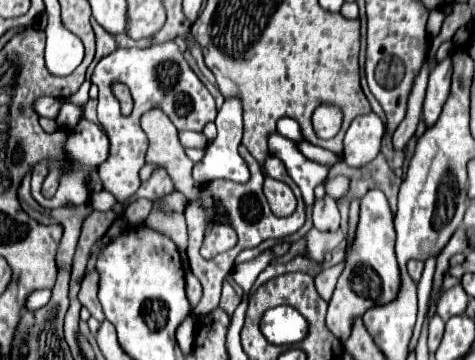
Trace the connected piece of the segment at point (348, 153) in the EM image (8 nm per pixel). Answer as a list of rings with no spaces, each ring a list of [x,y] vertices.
[[[364,114],[354,118],[344,138],[342,158],[350,166],[364,166],[376,158],[380,152],[384,136],[384,122],[374,114]]]

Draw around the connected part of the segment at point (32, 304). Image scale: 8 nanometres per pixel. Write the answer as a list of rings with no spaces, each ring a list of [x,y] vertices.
[[[36,290],[36,292],[30,292],[30,298],[26,300],[26,308],[28,310],[38,310],[42,306],[46,306],[50,300],[50,290]]]

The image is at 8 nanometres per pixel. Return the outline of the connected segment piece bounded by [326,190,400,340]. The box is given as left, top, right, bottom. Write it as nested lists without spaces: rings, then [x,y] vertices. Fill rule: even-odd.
[[[368,190],[360,202],[358,226],[350,246],[346,246],[344,270],[338,278],[334,296],[328,304],[326,326],[340,340],[348,340],[352,330],[352,320],[360,318],[368,308],[386,304],[396,298],[400,288],[400,270],[394,256],[394,214],[388,200],[380,190]]]

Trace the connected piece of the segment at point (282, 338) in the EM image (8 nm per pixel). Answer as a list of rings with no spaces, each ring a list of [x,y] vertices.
[[[276,306],[264,312],[260,320],[260,332],[270,344],[296,344],[308,334],[308,322],[292,306]]]

